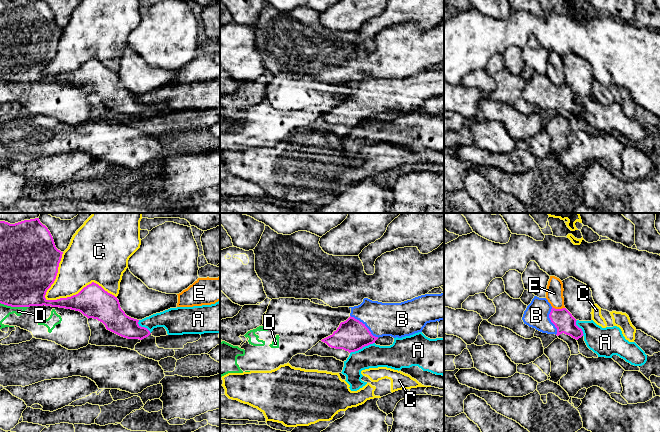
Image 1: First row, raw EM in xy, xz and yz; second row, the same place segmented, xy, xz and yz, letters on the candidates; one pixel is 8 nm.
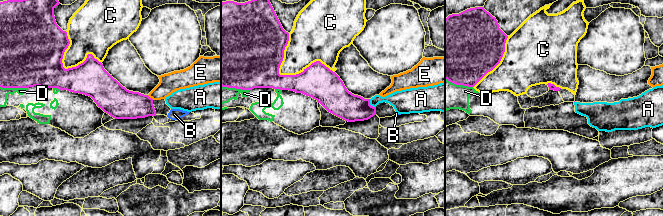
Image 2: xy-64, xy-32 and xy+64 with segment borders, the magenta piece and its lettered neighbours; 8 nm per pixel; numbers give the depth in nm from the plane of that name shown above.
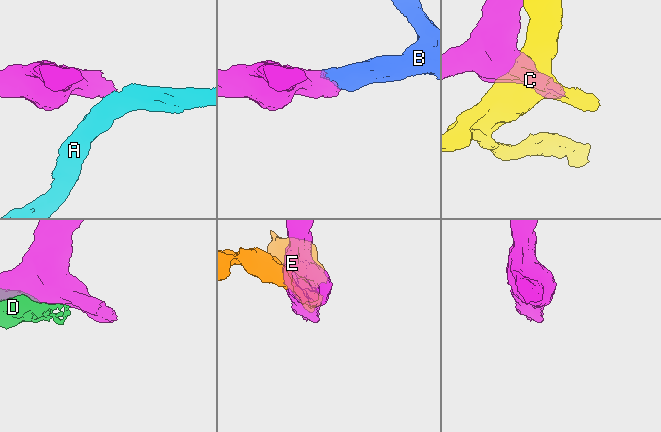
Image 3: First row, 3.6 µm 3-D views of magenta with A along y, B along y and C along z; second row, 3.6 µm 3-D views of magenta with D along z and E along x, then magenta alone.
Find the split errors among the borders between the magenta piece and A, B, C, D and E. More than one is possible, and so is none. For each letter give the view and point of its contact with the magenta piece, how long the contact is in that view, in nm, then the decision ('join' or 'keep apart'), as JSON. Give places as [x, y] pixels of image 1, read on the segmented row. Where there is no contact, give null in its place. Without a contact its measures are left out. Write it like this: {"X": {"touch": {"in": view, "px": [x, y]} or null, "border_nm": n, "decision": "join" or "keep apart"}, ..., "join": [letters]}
{"A": {"touch": {"in": "xz", "px": [362, 347]}, "border_nm": 220, "decision": "keep apart"}, "B": {"touch": {"in": "xz", "px": [365, 326]}, "border_nm": 300, "decision": "join"}, "C": {"touch": {"in": "xy", "px": [80, 291]}, "border_nm": 600, "decision": "keep apart"}, "D": {"touch": {"in": "xy", "px": [14, 306]}, "border_nm": 240, "decision": "keep apart"}, "E": {"touch": {"in": "yz", "px": [558, 309]}, "border_nm": 110, "decision": "keep apart"}, "join": ["B"]}

